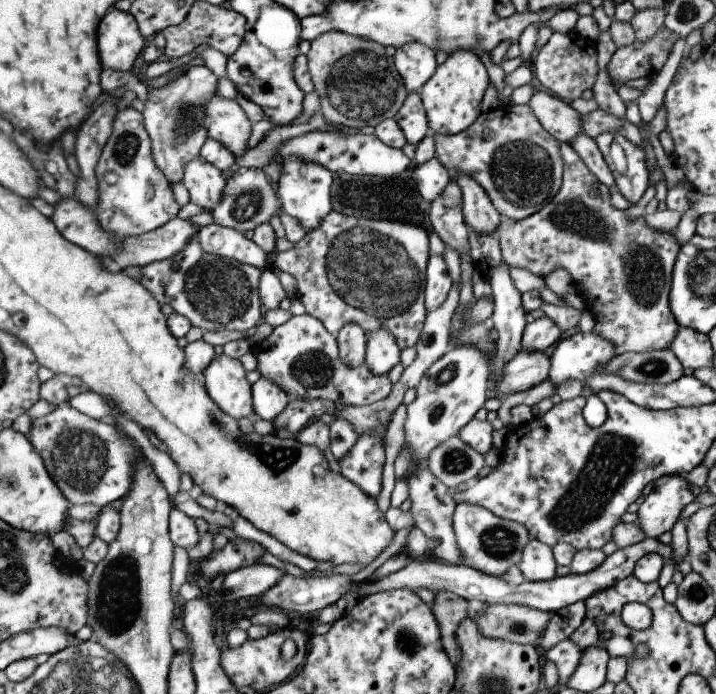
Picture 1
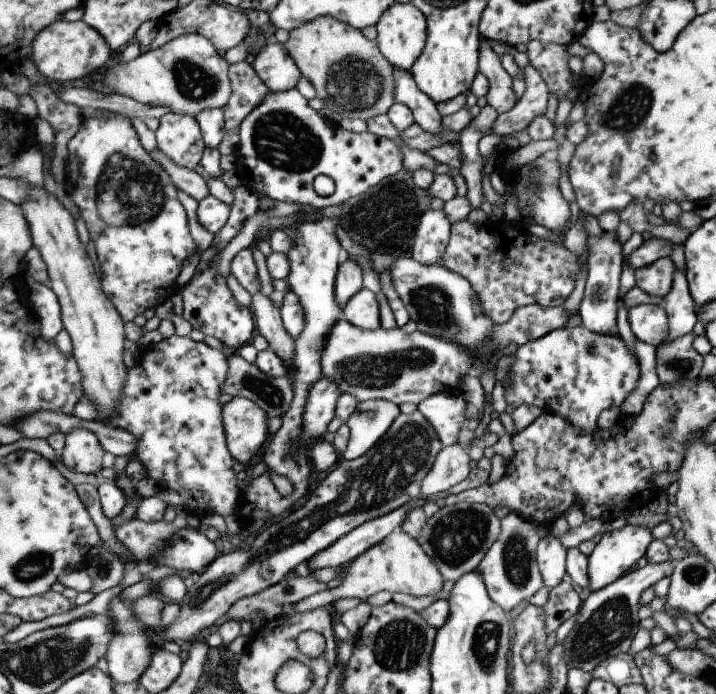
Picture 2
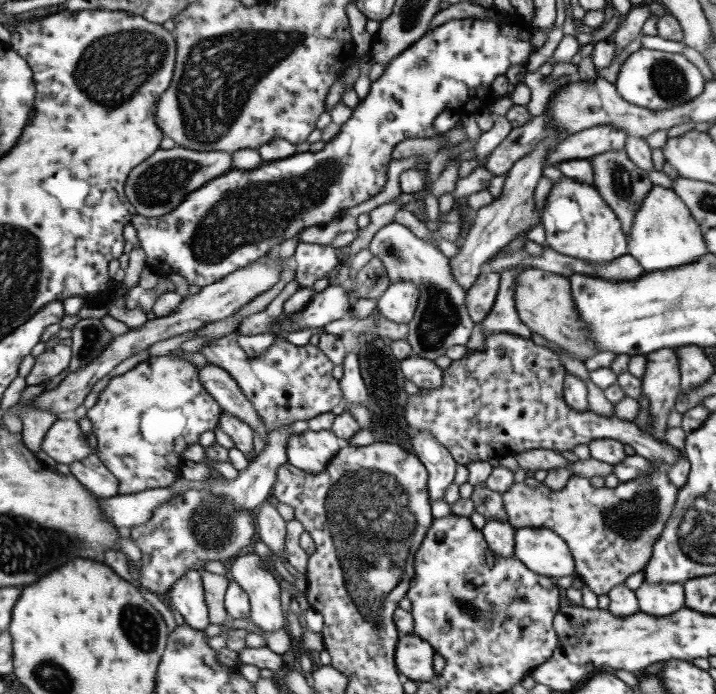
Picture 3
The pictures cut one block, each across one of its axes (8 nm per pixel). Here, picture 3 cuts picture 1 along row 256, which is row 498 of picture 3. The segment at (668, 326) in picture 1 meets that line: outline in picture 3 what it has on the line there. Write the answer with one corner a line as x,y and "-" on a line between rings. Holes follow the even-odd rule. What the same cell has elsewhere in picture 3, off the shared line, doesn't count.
651,462
651,464
653,464
653,472
649,476
639,476
629,482
619,482
619,486
615,486
613,490
593,488
589,484
589,478
583,478
577,474
571,474
565,488
561,488
559,492
551,492
543,482
539,482
535,488
529,488
523,482
521,484
513,482
511,488
505,494
501,494
507,522
515,530
517,528
551,530
555,536
559,536
565,542
565,546
573,558
575,576
583,582
583,586
587,586
597,596
607,594
615,586
623,586
631,574
637,574
647,566
647,562
651,560
653,544
663,534
663,526
669,520
671,512
675,510
675,500
677,500
679,488
673,486
667,478
669,464
665,464
665,462

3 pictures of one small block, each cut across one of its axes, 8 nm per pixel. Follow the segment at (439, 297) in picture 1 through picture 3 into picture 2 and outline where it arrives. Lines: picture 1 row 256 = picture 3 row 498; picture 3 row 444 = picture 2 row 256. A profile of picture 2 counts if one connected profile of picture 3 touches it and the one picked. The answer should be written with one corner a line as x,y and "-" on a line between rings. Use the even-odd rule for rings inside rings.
425,212
417,226
415,242
411,246
411,258
423,266
437,266
447,250
451,236
451,222
443,212

